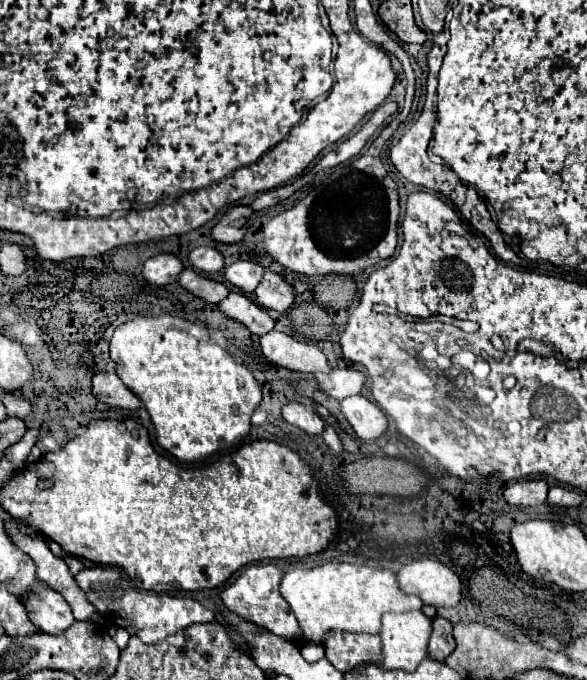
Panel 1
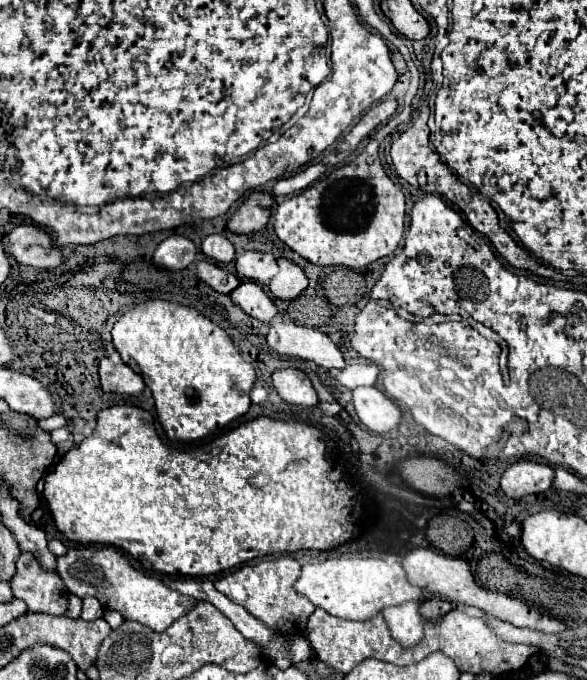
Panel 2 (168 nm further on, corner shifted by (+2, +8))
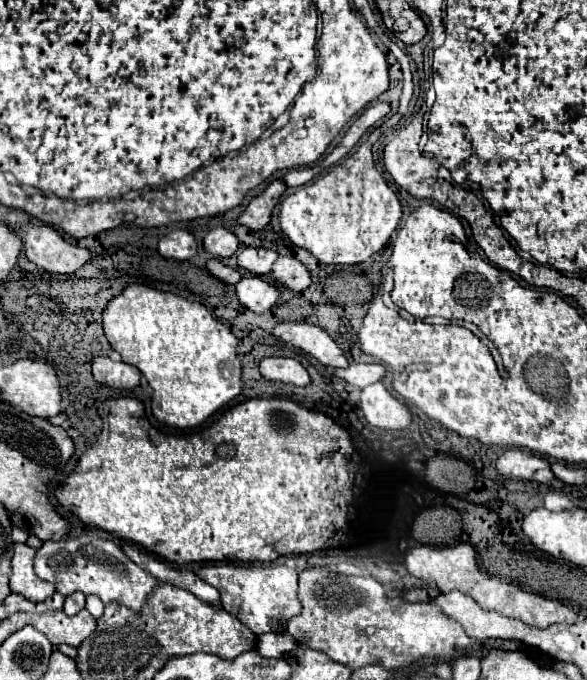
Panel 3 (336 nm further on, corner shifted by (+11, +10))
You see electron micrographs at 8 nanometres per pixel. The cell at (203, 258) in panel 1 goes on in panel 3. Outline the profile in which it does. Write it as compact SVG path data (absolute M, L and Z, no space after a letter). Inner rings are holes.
M218 227L204 237L204 249L208 253L212 253L214 257L220 257L220 259L232 257L238 249L238 239L234 233Z

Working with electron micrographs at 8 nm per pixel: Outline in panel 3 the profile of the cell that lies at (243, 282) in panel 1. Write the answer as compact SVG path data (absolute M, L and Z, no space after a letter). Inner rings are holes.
M248 247L248 249L242 249L238 253L236 261L238 261L240 269L244 269L244 271L256 275L256 277L264 277L264 275L270 273L276 257L278 257L278 253L272 251L272 249L252 249L252 247Z

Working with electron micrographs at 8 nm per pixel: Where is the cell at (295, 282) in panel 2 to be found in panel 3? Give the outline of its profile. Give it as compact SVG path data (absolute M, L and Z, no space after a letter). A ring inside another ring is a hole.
M278 257L272 267L272 279L276 285L286 287L290 291L304 291L310 285L308 269L296 257Z

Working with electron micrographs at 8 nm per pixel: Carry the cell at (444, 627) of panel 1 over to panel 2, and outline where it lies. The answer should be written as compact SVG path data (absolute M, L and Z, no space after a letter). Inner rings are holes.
M427 599L427 601L421 601L421 615L425 619L437 619L437 617L443 617L449 609L453 609L453 605L449 601L441 601L441 599Z

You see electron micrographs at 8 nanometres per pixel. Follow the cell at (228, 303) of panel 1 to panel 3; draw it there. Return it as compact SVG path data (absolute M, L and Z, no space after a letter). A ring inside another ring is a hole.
M244 275L238 283L236 283L236 297L238 301L250 309L252 313L266 313L278 299L280 291L278 287L266 283L262 277L254 277L254 275Z

